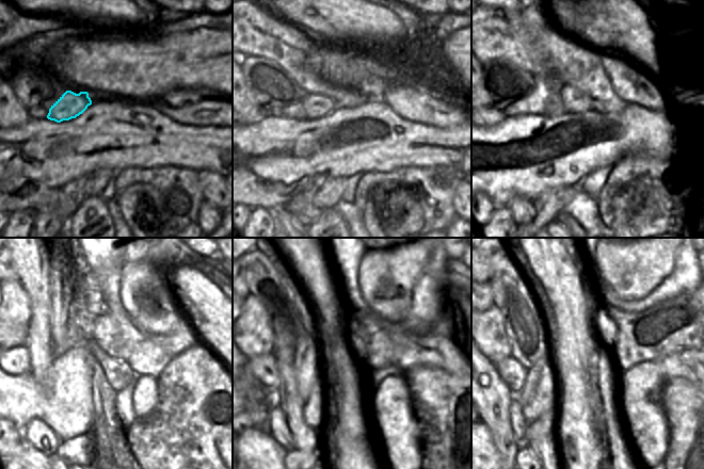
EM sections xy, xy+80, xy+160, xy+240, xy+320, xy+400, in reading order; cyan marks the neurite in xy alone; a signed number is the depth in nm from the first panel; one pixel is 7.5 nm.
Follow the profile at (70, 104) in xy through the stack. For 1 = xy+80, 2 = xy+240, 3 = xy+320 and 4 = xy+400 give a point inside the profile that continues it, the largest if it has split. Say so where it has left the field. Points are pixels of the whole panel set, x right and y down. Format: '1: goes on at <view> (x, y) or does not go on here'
1: goes on at xy+80 (317, 106)
2: goes on at xy+240 (144, 356)
3: goes on at xy+320 (403, 344)
4: goes on at xy+400 (688, 321)

